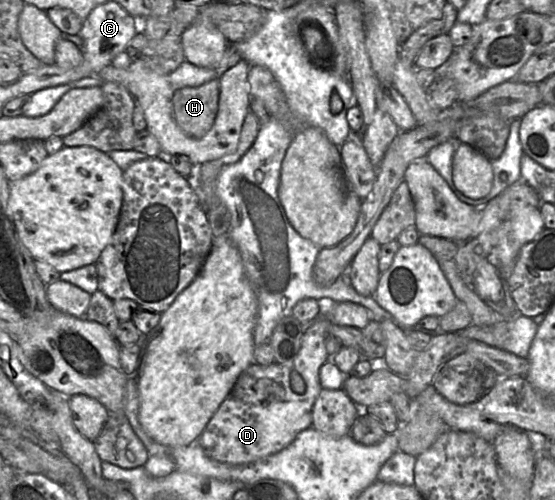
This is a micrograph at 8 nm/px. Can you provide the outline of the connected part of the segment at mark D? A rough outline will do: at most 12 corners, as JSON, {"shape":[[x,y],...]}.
{"shape":[[326,316],[291,363],[253,362],[199,437],[209,458],[253,463],[311,427]]}

